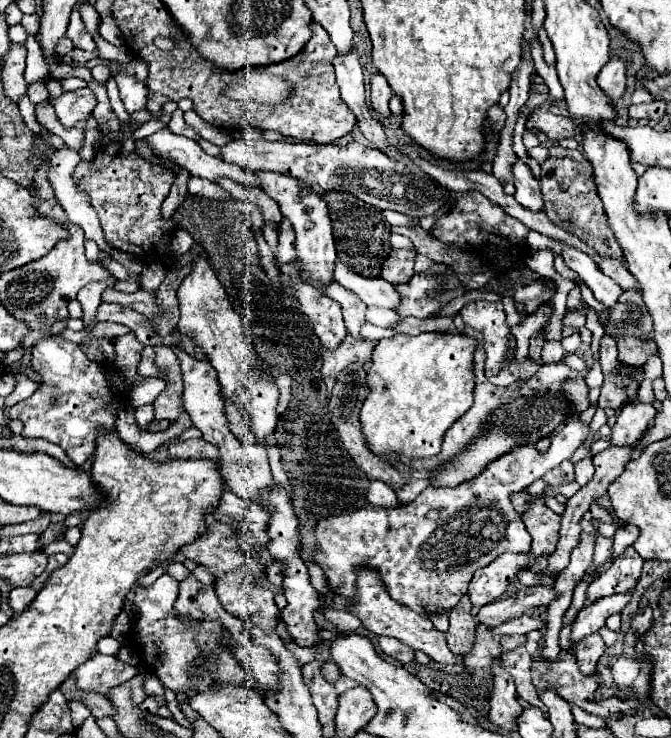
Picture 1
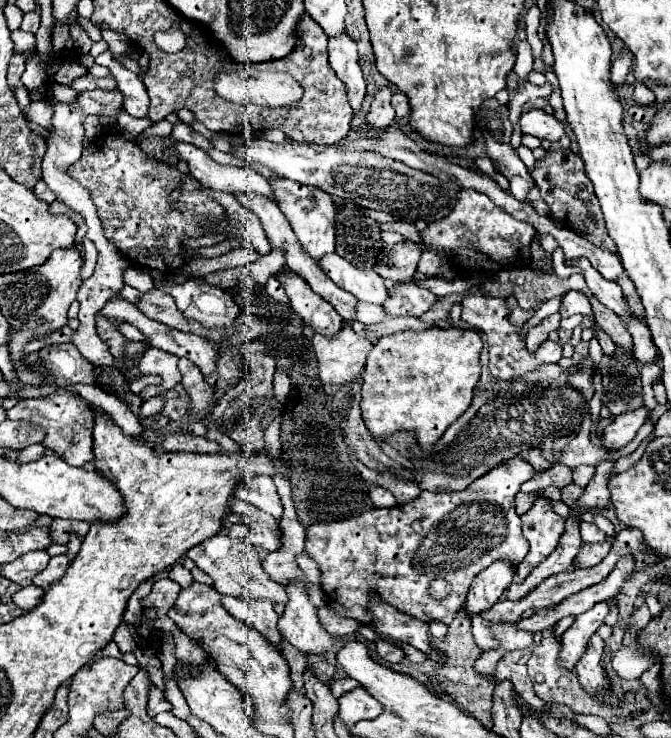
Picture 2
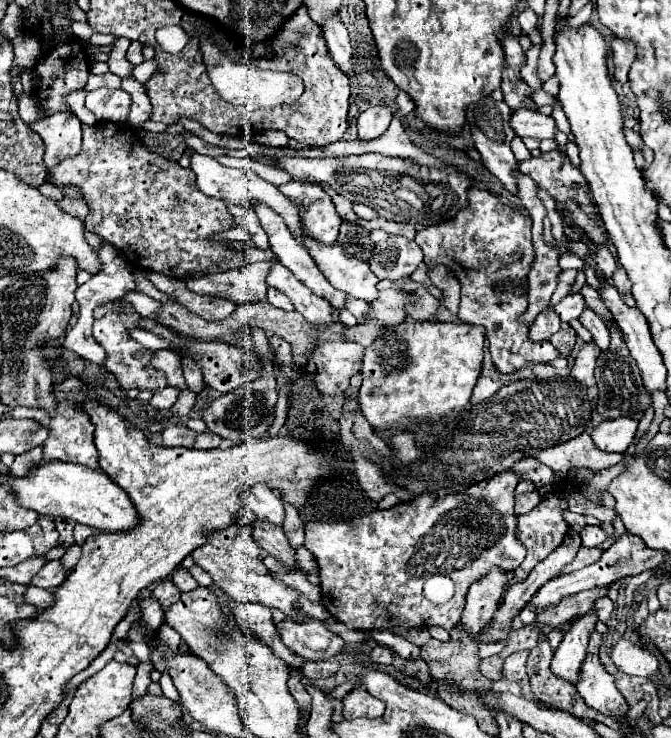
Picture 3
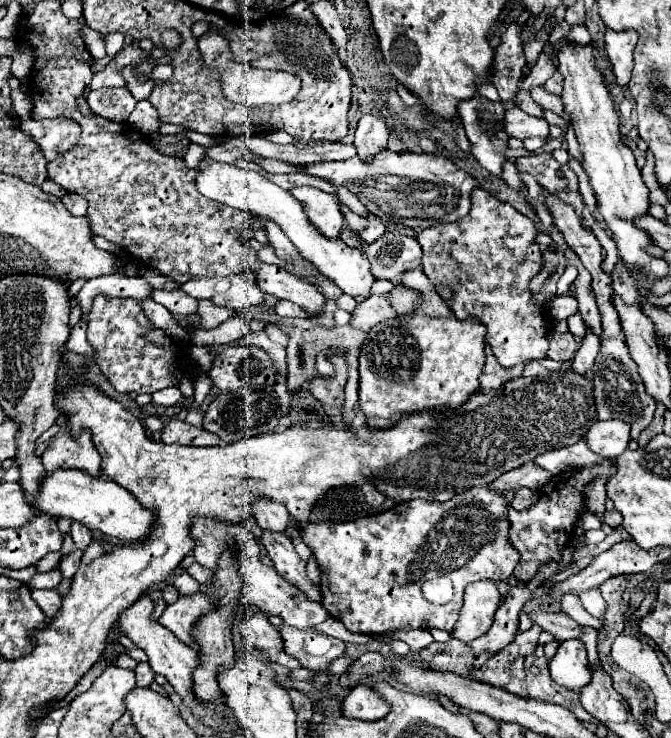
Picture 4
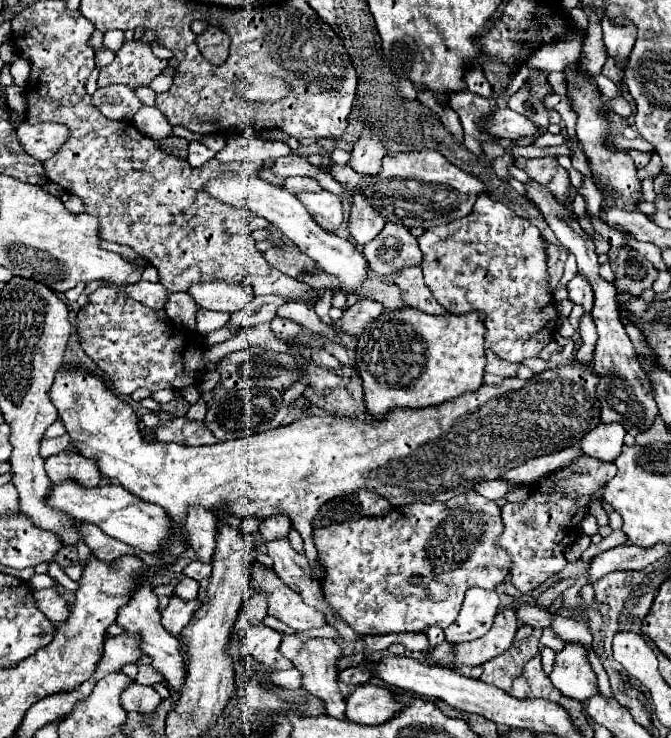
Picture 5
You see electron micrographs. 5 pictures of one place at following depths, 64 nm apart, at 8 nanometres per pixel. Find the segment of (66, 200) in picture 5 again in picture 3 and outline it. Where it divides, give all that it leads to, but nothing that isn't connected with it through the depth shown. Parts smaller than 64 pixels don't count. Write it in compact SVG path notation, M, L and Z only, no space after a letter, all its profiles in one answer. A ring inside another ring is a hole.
M64 197L57 202L57 205L60 206L64 212L68 212L68 214L72 214L72 216L76 216L76 218L80 218L82 221L88 216L88 208L86 208L84 204L76 202L76 200Z

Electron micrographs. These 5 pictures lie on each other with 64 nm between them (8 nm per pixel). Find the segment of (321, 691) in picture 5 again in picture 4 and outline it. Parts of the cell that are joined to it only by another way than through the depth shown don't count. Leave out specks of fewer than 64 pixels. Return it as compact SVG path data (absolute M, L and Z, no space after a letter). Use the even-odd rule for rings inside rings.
M282 624L280 628L282 640L284 640L284 650L298 658L302 666L312 668L320 674L316 674L312 678L312 682L320 688L322 684L326 684L330 680L328 674L324 674L328 670L328 664L342 656L346 650L346 644L342 640L336 640L328 634L318 632L316 628L292 628L288 624Z

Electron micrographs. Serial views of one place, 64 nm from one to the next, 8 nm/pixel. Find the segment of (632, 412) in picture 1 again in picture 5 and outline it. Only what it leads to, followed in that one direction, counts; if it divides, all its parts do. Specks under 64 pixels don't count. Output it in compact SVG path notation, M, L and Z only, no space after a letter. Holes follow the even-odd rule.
M612 422L612 424L598 424L594 430L590 430L582 440L580 440L580 448L584 450L584 454L604 460L604 462L612 462L616 460L616 456L620 456L622 448L624 448L624 426Z

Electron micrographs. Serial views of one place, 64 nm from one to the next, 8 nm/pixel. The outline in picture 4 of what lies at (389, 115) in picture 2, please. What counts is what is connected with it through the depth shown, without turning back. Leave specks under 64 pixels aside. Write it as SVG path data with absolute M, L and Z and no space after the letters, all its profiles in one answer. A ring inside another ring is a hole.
M364 114L356 128L356 148L360 160L370 160L374 154L382 152L388 140L388 124L380 114Z

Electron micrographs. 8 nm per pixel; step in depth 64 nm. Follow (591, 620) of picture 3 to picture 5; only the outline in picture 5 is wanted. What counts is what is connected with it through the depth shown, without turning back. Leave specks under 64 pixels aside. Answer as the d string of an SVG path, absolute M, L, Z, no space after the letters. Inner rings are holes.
M568 642L558 654L554 662L554 670L550 674L552 684L564 694L574 700L588 700L598 690L596 674L590 668L588 652L582 644Z

